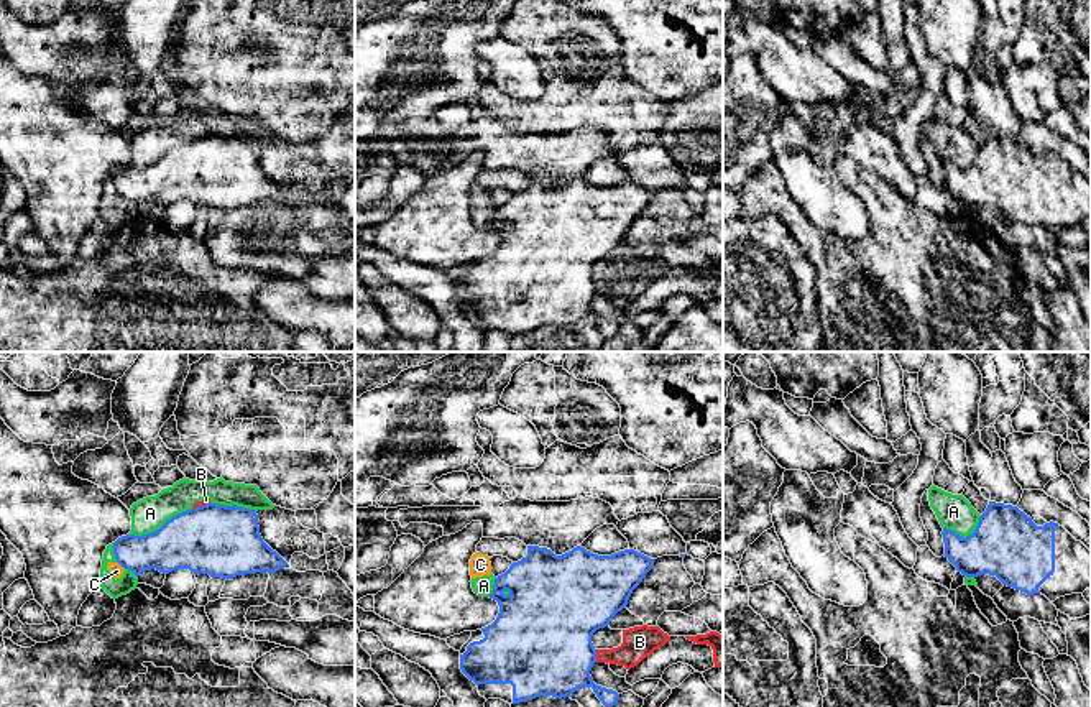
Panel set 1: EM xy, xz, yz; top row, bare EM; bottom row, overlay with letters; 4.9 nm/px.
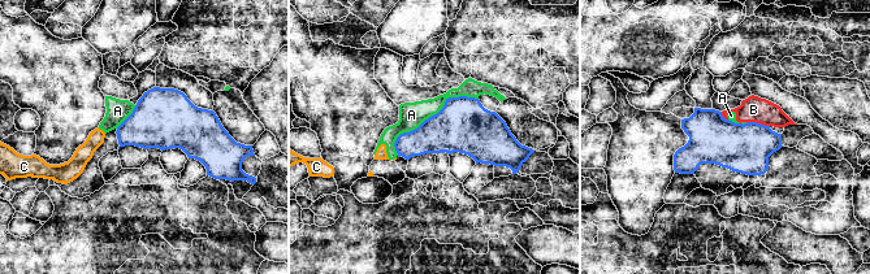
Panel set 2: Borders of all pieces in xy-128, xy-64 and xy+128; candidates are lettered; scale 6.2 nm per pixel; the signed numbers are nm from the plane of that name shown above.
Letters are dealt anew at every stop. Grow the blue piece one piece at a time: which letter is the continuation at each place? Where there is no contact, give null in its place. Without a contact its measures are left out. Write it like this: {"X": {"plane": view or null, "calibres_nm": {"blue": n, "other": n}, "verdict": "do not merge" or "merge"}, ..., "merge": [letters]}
{"A": {"plane": "xy", "calibres_nm": {"blue": 340, "other": 160}, "verdict": "do not merge"}, "B": {"plane": "xz", "calibres_nm": {"blue": 460, "other": 160}, "verdict": "do not merge"}, "C": {"plane": "xy", "calibres_nm": {"blue": 220, "other": 60}, "verdict": "do not merge"}, "merge": []}

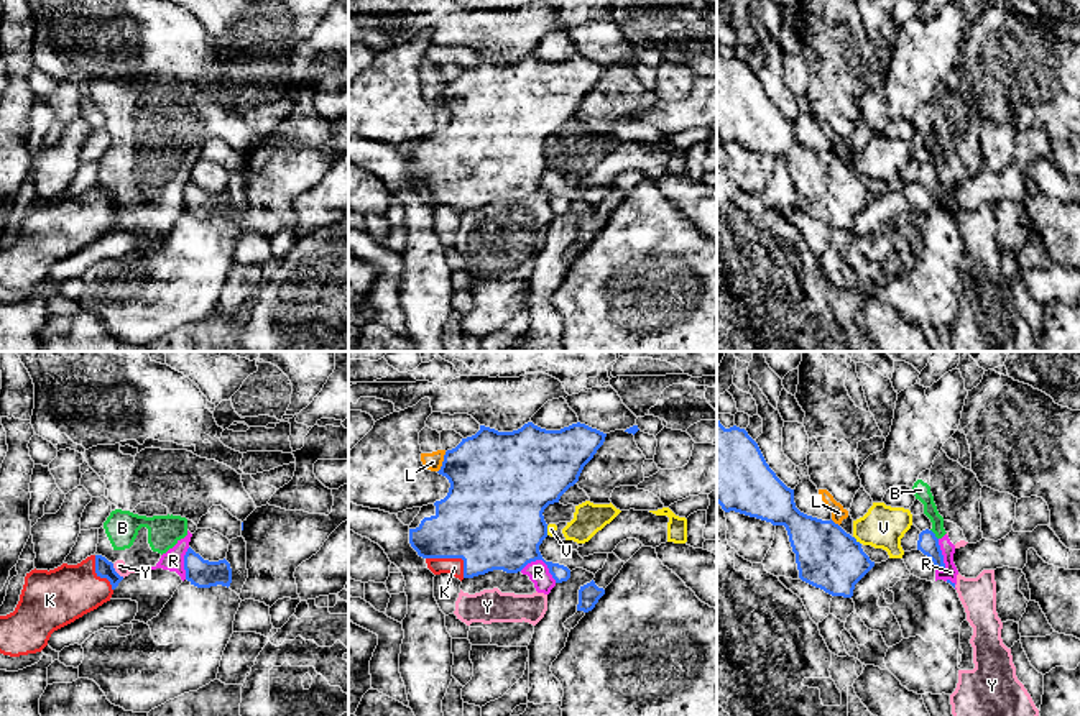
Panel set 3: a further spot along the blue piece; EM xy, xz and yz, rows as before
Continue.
{"B": {"plane": "yz", "calibres_nm": {"blue": 100, "other": 80}, "verdict": "do not merge"}, "K": {"plane": "xz", "calibres_nm": {"blue": 460, "other": 80}, "verdict": "merge"}, "L": {"plane": "xz", "calibres_nm": {"blue": 420, "other": 90}, "verdict": "do not merge"}, "R": {"plane": "xz", "calibres_nm": {"blue": 420, "other": 110}, "verdict": "do not merge"}, "V": {"plane": "yz", "calibres_nm": {"blue": 300, "other": 200}, "verdict": "do not merge"}, "Y": {"plane": "xy", "calibres_nm": {"blue": 90, "other": 60}, "verdict": "do not merge"}, "merge": ["K"]}

